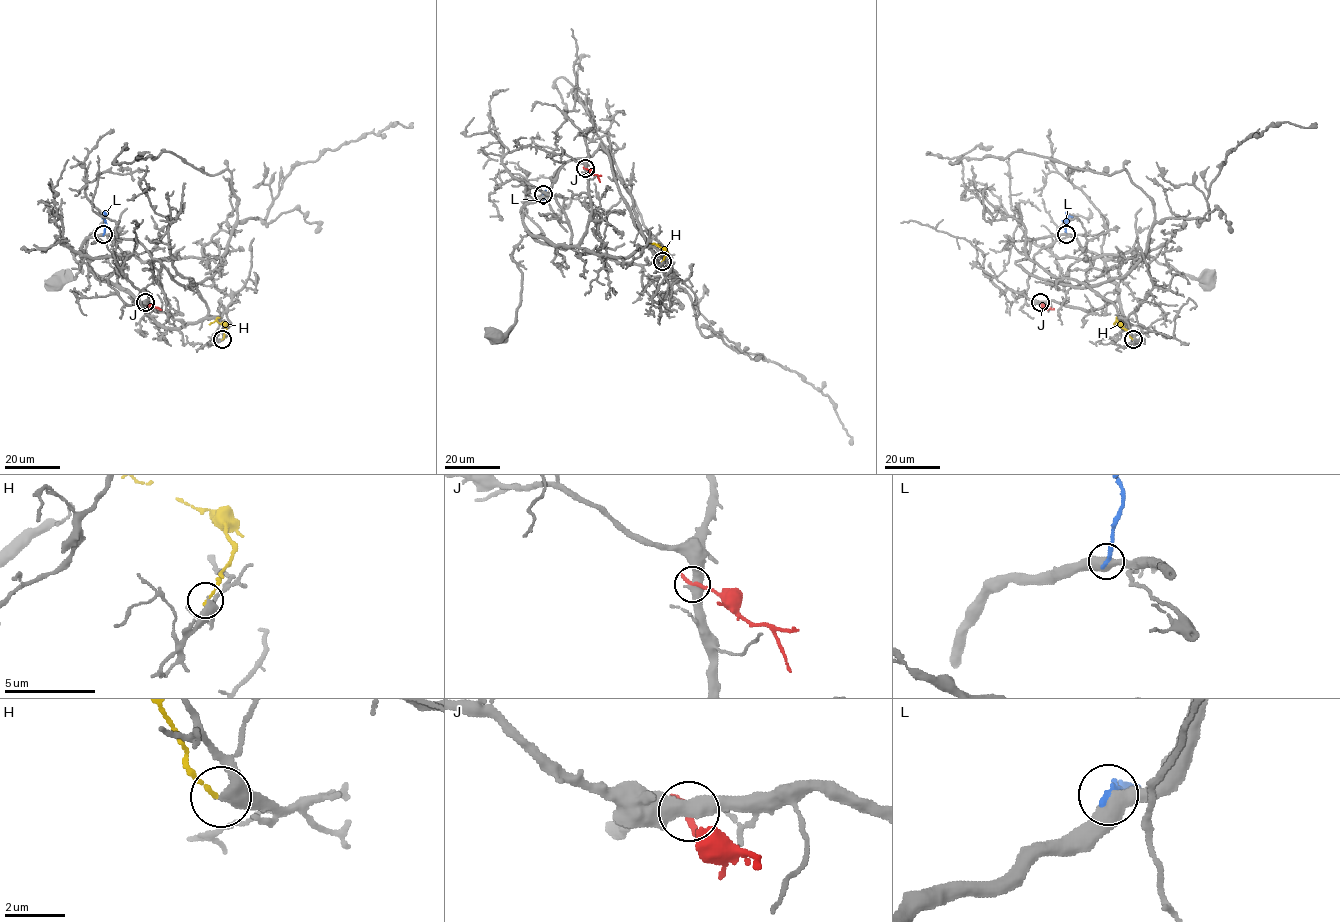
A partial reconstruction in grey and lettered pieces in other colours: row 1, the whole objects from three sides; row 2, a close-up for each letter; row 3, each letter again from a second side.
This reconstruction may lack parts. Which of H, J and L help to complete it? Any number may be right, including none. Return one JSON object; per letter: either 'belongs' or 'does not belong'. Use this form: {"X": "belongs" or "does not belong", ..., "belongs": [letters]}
{"H": "belongs", "J": "does not belong", "L": "does not belong", "belongs": ["H"]}

